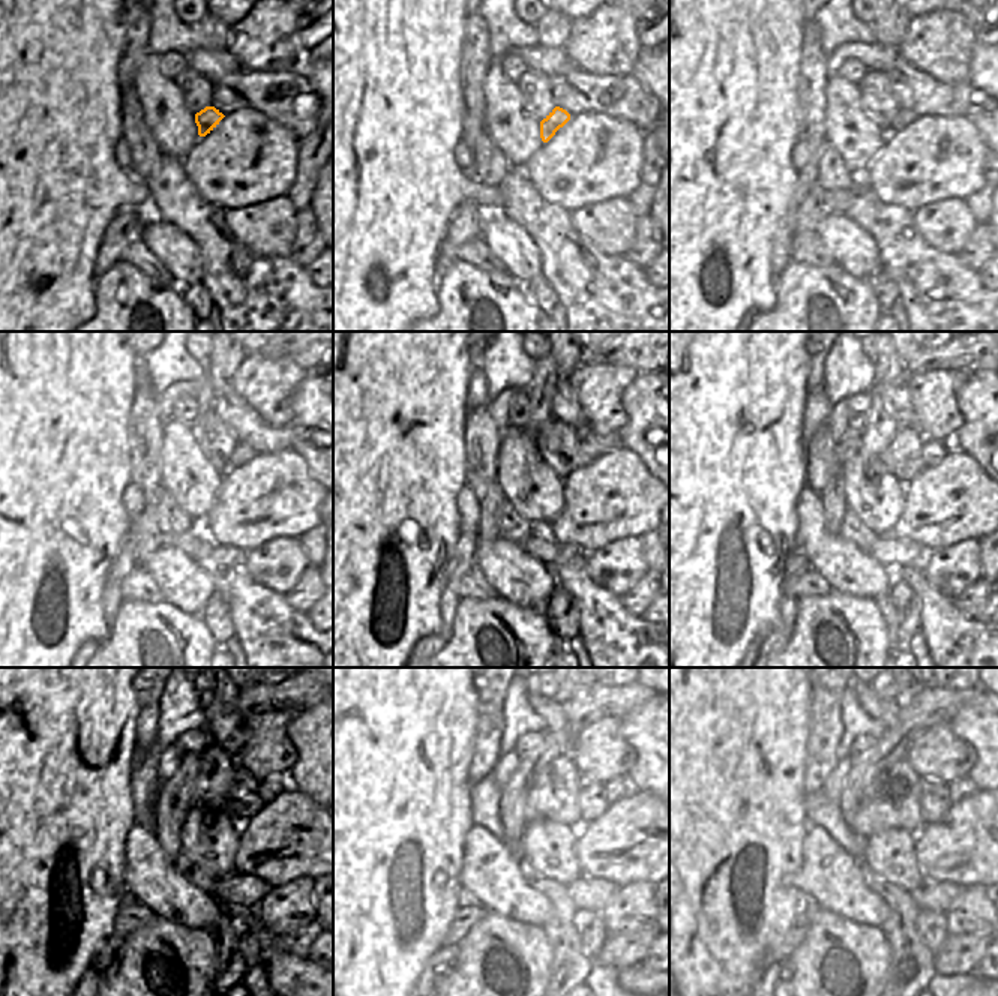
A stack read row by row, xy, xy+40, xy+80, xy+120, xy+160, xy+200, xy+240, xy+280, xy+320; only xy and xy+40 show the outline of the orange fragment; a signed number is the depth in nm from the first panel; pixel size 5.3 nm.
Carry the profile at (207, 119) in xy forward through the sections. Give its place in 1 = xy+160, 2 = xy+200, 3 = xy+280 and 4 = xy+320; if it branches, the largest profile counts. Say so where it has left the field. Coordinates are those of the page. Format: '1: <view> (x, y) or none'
1: xy+160 (592, 447)
2: xy+200 (932, 452)
3: xy+280 (617, 788)
4: xy+320 (962, 788)

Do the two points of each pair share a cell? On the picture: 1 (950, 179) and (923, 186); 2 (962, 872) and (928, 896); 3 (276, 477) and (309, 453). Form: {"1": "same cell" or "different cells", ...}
{"1": "same cell", "2": "different cells", "3": "different cells"}

